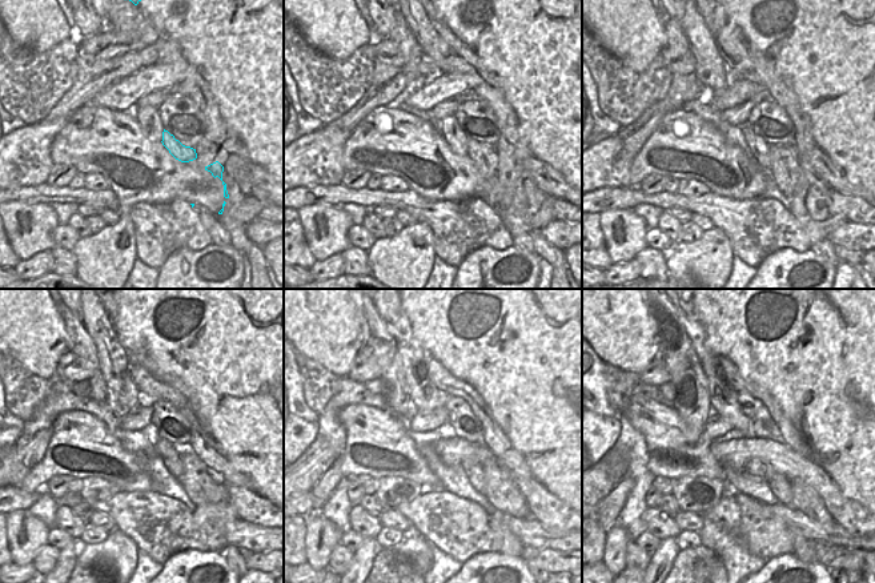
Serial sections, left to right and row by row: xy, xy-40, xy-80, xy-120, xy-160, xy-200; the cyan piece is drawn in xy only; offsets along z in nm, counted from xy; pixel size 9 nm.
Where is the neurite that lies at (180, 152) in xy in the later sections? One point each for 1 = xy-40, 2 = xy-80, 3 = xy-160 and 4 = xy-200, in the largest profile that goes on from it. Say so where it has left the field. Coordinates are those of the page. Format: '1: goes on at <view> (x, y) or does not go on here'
1: goes on at xy-40 (509, 188)
2: goes on at xy-80 (799, 185)
3: goes on at xy-160 (502, 493)
4: goes on at xy-200 (805, 498)

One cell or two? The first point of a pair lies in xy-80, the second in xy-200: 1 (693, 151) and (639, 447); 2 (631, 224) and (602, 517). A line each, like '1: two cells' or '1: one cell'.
1: two cells
2: two cells

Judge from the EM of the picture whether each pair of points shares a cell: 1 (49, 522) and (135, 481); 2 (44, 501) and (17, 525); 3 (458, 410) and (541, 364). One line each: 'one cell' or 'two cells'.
1: two cells
2: two cells
3: two cells

